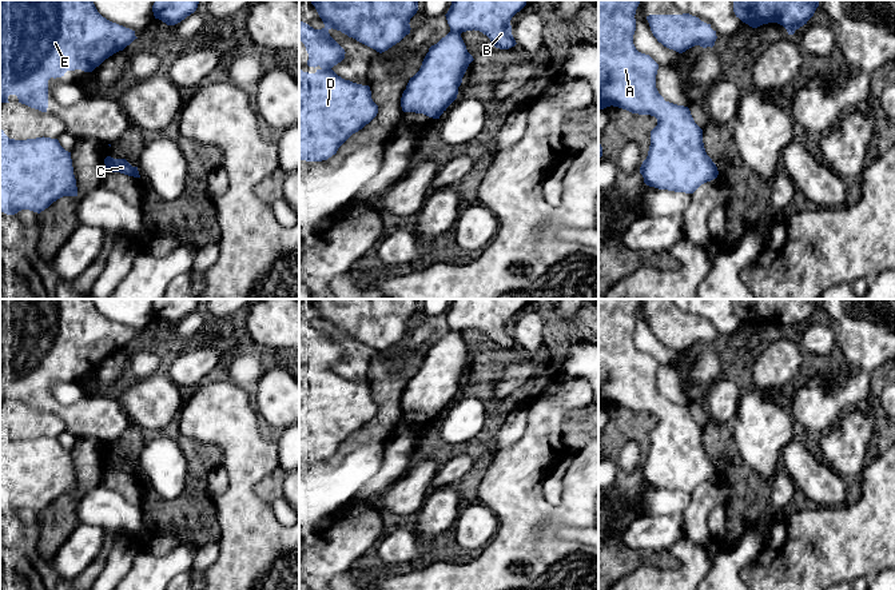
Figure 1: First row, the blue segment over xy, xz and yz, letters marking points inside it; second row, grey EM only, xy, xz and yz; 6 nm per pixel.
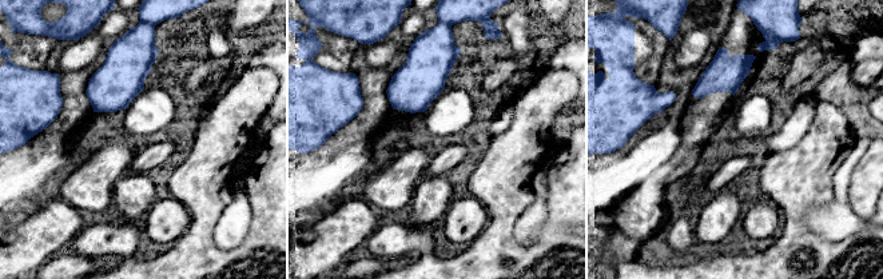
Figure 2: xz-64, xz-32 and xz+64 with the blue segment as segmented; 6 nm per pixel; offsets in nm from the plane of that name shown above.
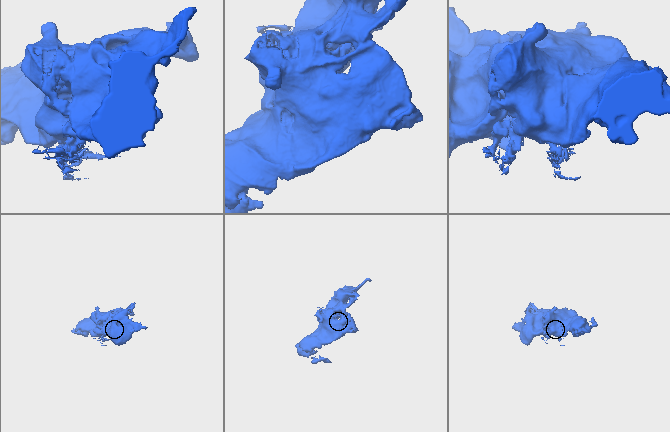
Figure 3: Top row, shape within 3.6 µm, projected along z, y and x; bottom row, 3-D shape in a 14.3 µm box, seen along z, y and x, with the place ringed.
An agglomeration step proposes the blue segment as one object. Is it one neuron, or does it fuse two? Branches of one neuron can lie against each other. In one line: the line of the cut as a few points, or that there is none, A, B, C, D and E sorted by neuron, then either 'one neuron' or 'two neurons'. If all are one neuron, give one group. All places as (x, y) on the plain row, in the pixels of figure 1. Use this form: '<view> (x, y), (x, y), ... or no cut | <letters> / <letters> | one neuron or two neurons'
no cut | A B C D E | one neuron

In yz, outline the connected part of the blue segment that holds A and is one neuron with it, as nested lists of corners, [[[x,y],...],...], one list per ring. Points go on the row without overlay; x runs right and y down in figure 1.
[[[598,299],[598,408],[613,404],[632,412],[655,415],[657,424],[651,430],[648,455],[640,466],[644,482],[659,489],[693,493],[701,483],[716,478],[719,470],[705,451],[703,428],[695,422],[689,407],[664,399],[656,387],[659,363],[633,343],[639,303],[640,299]]]

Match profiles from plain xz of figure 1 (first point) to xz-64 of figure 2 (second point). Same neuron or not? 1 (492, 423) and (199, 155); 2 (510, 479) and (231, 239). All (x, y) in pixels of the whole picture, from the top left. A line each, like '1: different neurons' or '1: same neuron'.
1: different neurons
2: different neurons

